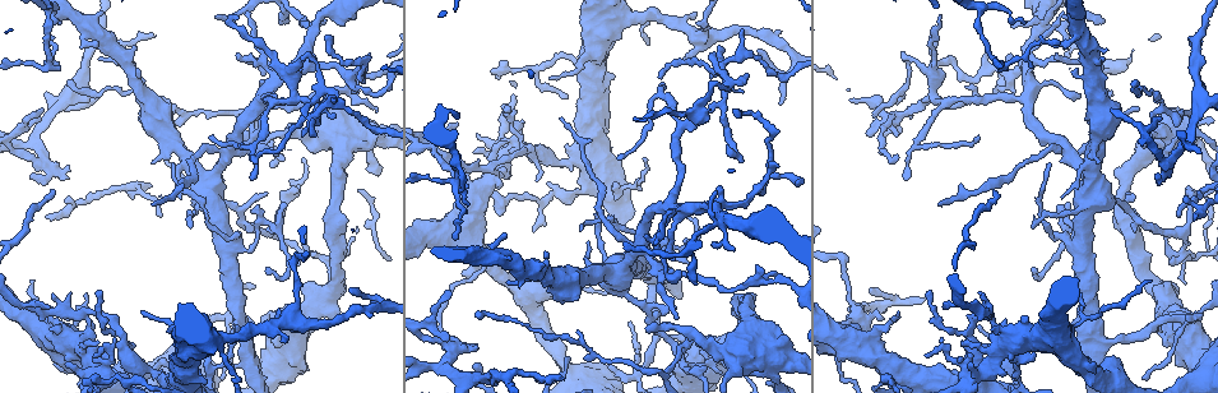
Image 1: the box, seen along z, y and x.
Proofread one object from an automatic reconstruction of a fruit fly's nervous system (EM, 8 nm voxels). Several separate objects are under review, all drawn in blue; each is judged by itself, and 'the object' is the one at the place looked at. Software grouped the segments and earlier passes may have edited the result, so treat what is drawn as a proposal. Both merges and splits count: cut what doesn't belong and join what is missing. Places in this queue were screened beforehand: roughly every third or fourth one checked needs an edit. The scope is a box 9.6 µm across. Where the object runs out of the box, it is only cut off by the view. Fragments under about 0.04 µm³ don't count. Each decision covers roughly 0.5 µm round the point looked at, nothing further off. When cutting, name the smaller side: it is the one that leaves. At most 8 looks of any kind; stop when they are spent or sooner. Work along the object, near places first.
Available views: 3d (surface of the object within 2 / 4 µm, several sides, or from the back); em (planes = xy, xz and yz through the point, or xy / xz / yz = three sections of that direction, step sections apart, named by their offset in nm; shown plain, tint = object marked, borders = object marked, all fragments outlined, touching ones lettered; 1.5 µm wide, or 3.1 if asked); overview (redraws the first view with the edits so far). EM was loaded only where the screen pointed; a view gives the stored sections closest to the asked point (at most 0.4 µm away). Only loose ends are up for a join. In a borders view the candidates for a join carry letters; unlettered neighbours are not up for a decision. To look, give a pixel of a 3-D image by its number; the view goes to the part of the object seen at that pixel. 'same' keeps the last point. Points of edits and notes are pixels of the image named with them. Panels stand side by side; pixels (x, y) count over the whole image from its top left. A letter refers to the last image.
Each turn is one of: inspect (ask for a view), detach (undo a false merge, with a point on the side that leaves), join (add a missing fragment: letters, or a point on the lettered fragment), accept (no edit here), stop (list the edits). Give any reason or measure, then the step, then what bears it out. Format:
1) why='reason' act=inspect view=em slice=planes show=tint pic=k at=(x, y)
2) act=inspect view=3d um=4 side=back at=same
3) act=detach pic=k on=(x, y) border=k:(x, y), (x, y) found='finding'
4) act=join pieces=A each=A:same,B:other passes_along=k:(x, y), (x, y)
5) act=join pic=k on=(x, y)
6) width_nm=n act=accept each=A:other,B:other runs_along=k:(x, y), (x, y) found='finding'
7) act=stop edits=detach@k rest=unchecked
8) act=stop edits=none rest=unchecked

why='free end' act=inspect view=3d um=4 pic=1 at=(564, 379)

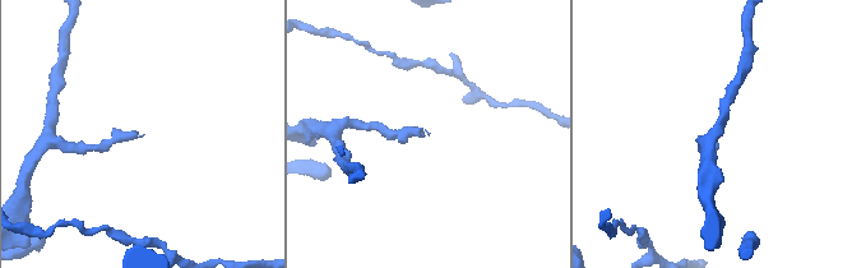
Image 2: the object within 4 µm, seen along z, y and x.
act=inspect view=em slice=planes show=borders pic=2 at=(427, 133)

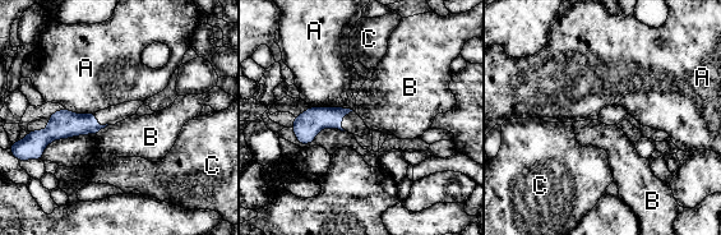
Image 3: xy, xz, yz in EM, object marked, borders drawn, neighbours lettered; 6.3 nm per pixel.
longest_contact=A:280nm act=accept each=A:other,B:other,C:other border=3:(109, 125), (97, 134) found='no lettered fragment goes on from it'

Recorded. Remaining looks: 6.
why='calibre changes' act=inspect view=3d um=4 pic=1 at=(636, 297)

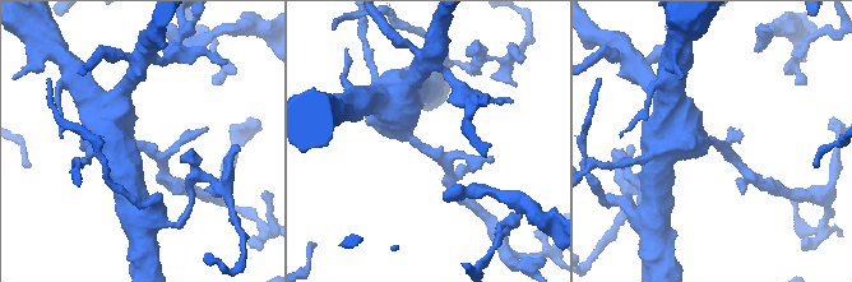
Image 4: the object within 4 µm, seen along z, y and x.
why='need the tissue' act=inspect view=em um=3.1 slice=planes show=borders pic=4 at=(137, 141)

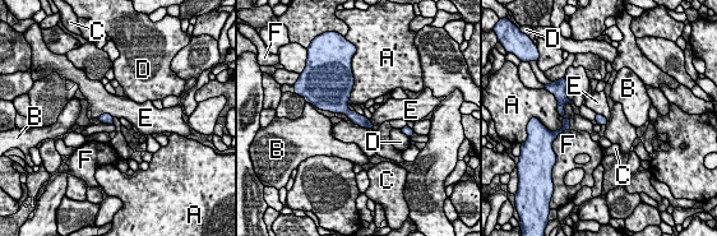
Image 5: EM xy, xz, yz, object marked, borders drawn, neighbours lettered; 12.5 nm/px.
act=accept each=A:other,B:other,C:other,D:other,E:other,F:other found='continuous, no second neuron'

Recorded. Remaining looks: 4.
act=inspect view=3d um=2 side=back pic=1 at=(189, 226)

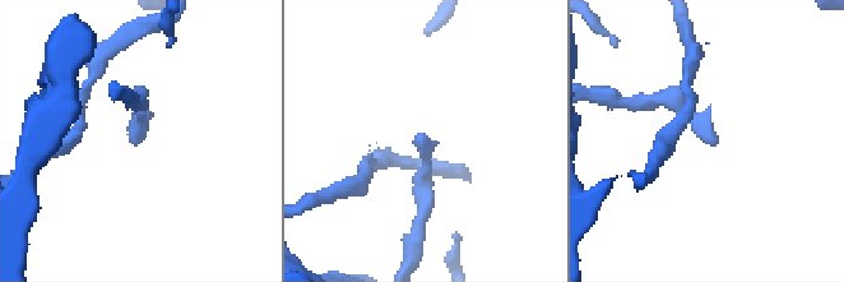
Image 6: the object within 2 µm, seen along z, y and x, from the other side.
act=inspect view=em slice=yz step=8 show=tint pic=6 at=(136, 140)

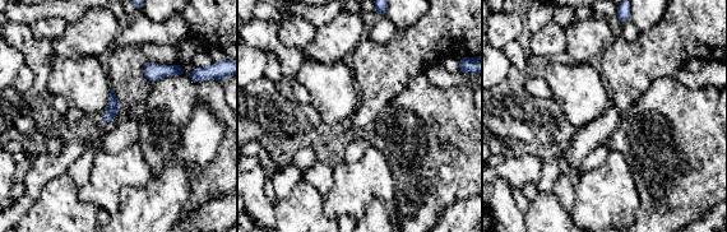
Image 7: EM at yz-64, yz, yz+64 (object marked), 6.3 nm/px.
why='cut it another way' act=inspect view=em slice=planes show=borders at=same

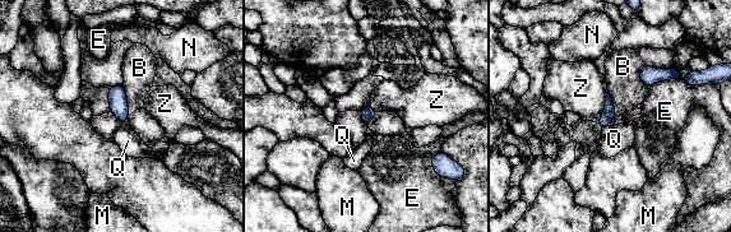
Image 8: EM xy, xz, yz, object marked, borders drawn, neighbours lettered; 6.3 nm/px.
act=accept each=B:other,E:other,M:other,N:other,Q:other,Z:other border=8:(607, 91), (604, 112), (597, 123) found='no lettered fragment goes on from it'

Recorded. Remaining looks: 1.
act=stop edits=none rest=unchecked

